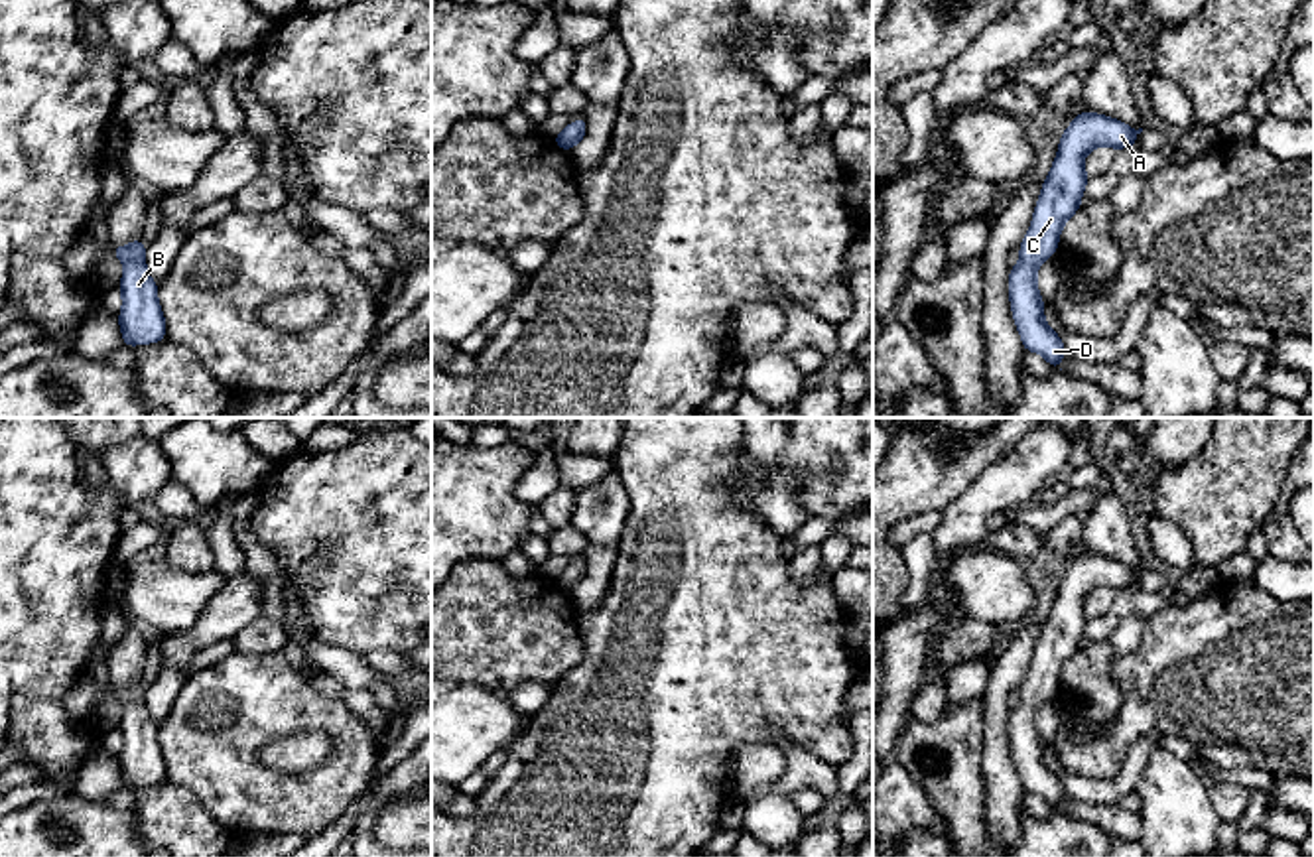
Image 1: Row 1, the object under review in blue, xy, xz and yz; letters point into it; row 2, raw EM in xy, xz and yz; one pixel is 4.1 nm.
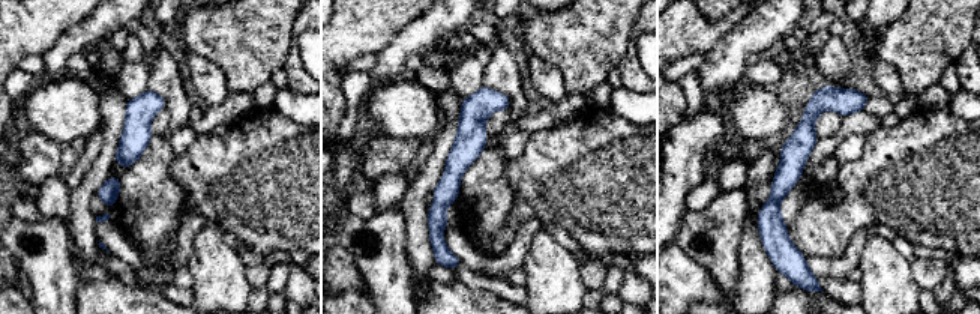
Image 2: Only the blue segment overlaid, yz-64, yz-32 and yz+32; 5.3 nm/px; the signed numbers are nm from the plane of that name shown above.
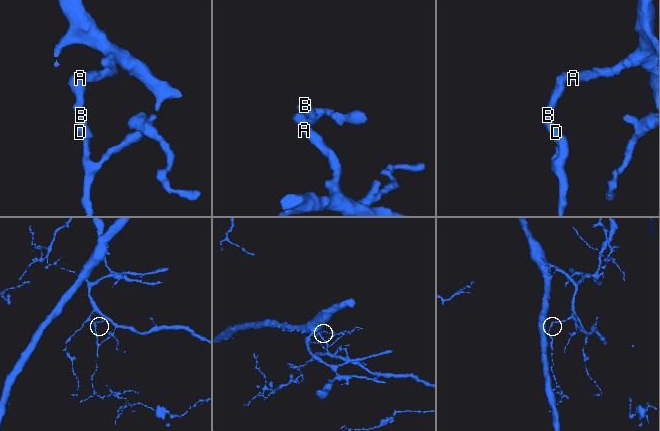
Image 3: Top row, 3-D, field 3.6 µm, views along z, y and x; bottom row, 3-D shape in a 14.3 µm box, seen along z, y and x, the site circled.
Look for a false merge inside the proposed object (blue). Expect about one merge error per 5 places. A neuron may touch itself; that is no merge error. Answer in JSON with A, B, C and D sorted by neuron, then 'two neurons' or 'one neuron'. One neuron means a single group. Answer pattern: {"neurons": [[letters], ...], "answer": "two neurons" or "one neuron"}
{"neurons": [["A", "B", "C", "D"]], "answer": "one neuron"}

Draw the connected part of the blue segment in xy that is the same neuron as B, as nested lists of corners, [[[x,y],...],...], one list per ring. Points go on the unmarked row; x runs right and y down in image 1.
[[[142,678],[126,688],[114,688],[112,695],[126,707],[118,725],[122,735],[122,753],[118,757],[122,784],[136,788],[164,782],[165,760],[158,743],[158,725],[146,709]]]

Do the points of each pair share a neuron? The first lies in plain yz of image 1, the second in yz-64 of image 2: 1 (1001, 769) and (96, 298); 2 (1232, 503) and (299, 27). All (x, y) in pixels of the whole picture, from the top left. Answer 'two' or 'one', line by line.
1: two
2: two

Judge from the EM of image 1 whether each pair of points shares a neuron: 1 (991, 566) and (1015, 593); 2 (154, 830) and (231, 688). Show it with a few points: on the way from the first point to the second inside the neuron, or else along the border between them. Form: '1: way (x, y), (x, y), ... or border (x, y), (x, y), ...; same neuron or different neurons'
1: way (993, 572), (1009, 588); same neuron
2: border (166, 777), (182, 785), (213, 816); different neurons

